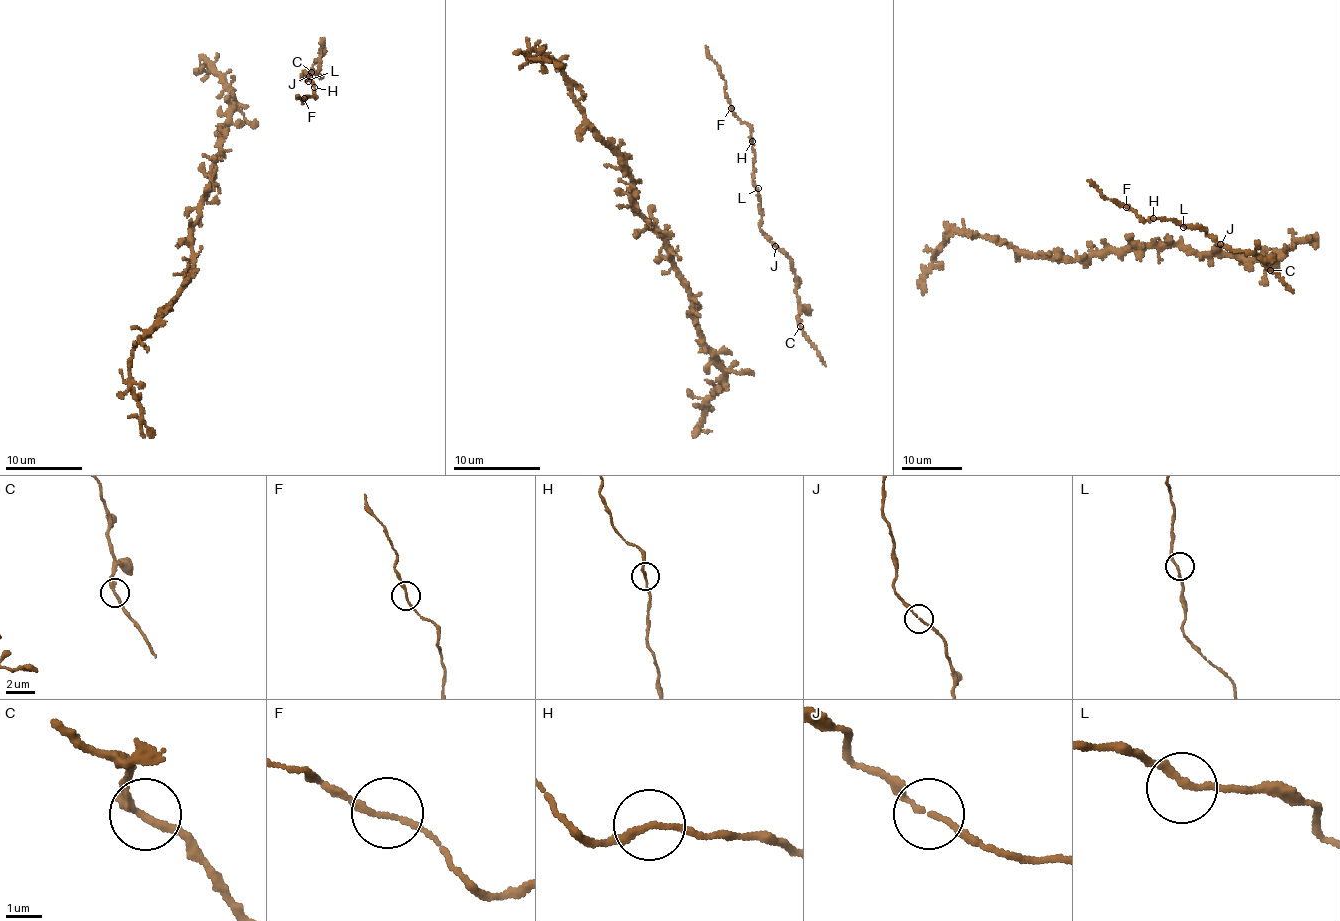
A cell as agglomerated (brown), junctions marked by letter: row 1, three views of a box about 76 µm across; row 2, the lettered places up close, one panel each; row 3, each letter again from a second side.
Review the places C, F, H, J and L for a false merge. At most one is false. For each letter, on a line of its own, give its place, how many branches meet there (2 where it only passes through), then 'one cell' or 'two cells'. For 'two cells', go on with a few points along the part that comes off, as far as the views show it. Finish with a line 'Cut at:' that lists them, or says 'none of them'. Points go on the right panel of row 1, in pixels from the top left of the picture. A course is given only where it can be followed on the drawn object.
C: place (1270, 270); branches 2; one cell
F: place (1126, 207); branches 2; one cell
H: place (1153, 218); branches 2; one cell
J: place (1220, 244); branches 2; one cell
L: place (1183, 227); branches 2; one cell
Cut at: none of them

